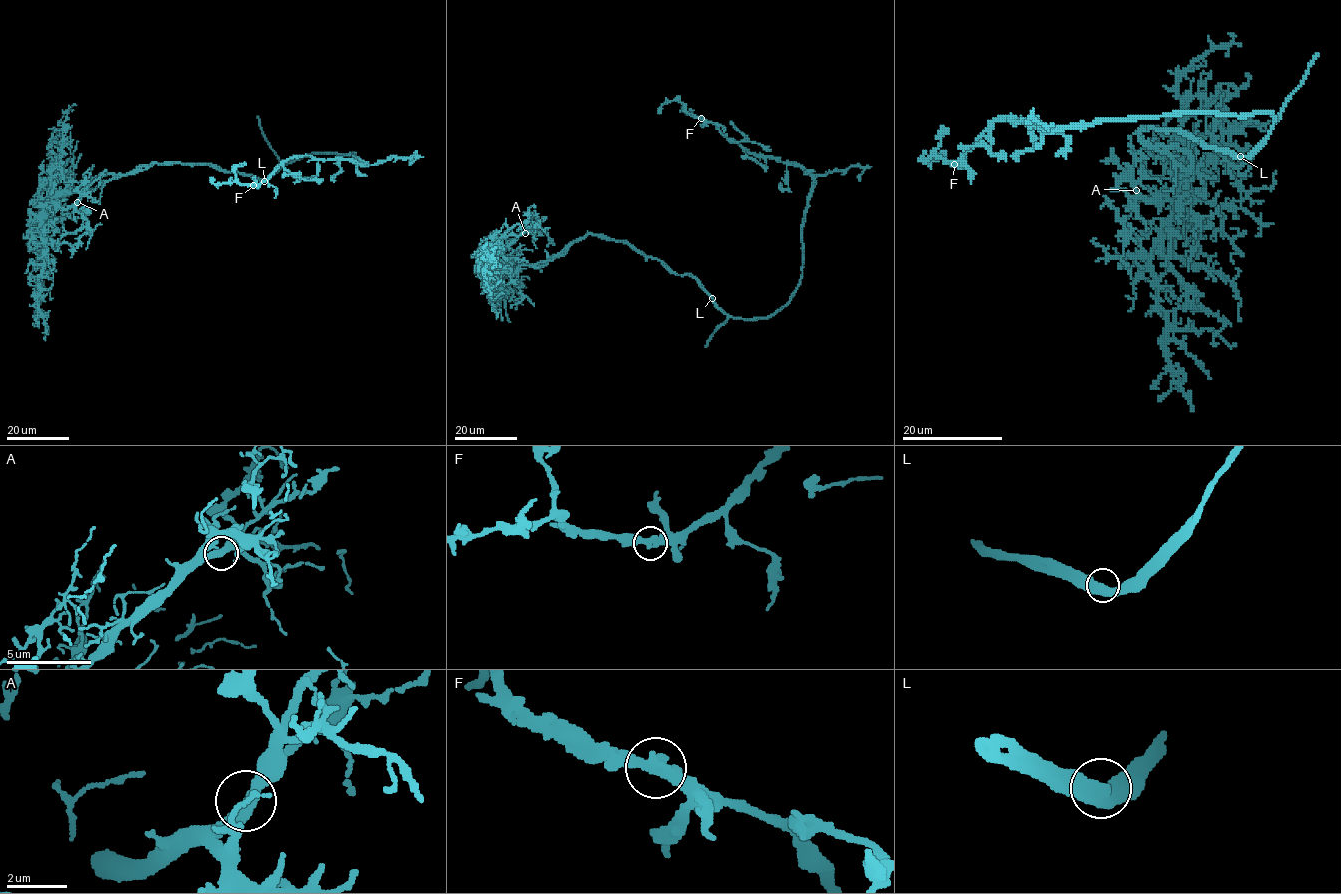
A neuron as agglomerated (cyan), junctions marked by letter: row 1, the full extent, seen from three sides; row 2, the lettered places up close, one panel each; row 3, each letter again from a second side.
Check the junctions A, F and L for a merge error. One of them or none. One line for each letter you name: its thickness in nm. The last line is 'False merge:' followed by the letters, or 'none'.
False merge: none

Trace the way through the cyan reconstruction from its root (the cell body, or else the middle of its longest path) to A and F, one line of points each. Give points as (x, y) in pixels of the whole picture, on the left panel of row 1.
A: (266, 180), (220, 171), (210, 164), (152, 163), (93, 189), (56, 193), (50, 200), (65, 208), (77, 202)
F: (266, 180), (285, 164), (317, 153), (354, 153), (365, 163), (344, 159), (292, 156), (266, 179), (253, 185)

